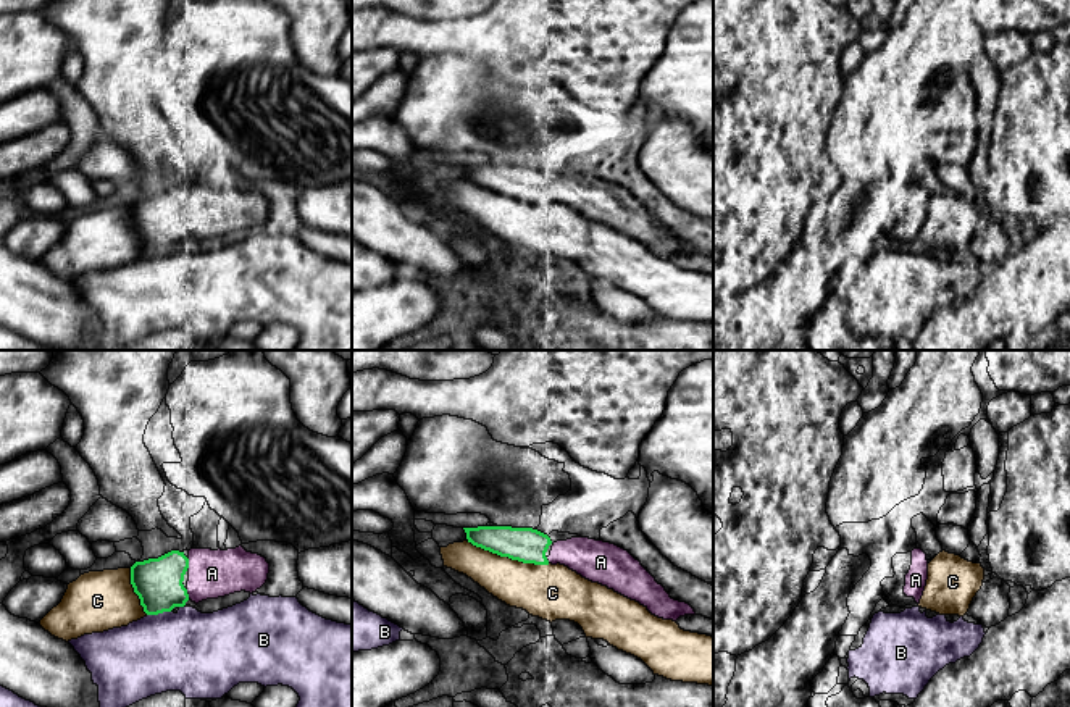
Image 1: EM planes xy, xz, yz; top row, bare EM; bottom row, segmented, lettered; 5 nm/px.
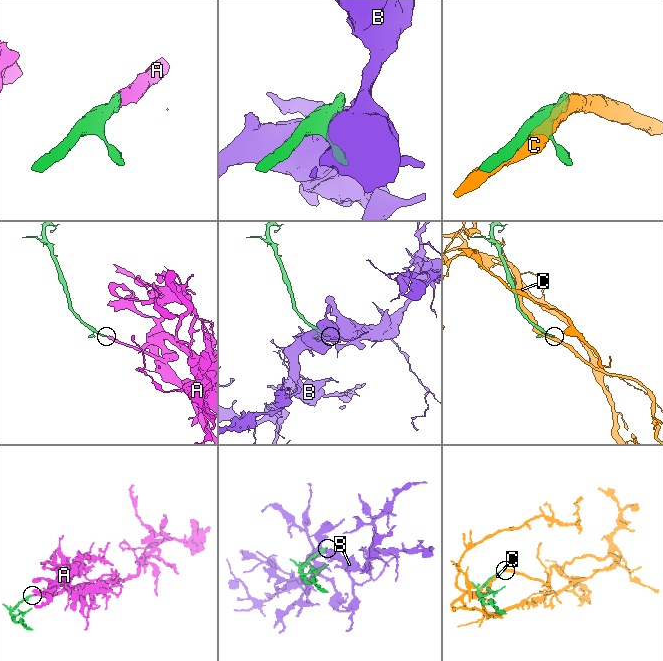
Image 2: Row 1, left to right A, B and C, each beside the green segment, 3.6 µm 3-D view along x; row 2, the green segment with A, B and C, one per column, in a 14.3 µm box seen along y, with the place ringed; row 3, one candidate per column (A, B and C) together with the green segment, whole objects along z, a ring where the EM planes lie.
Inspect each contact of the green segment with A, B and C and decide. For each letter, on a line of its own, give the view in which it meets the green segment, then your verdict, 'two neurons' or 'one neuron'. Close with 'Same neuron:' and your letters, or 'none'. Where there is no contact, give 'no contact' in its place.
A: xy | one neuron
B: xy | two neurons
C: xz | two neurons
Same neuron: A

